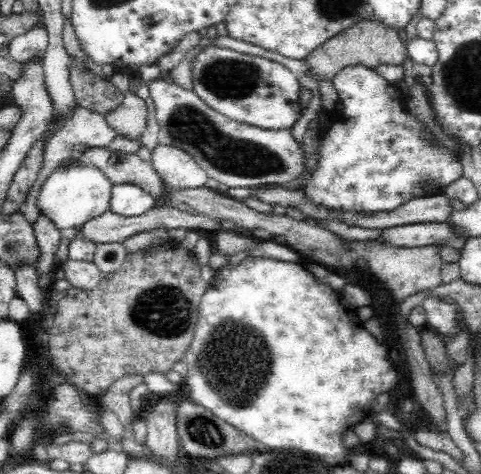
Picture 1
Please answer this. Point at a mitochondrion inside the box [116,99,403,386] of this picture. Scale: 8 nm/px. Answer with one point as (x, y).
(226, 152)

